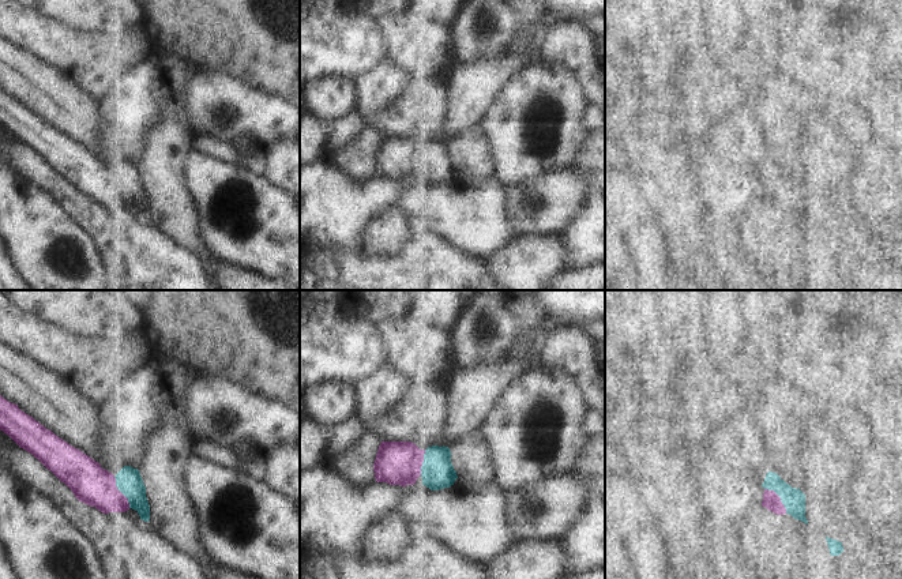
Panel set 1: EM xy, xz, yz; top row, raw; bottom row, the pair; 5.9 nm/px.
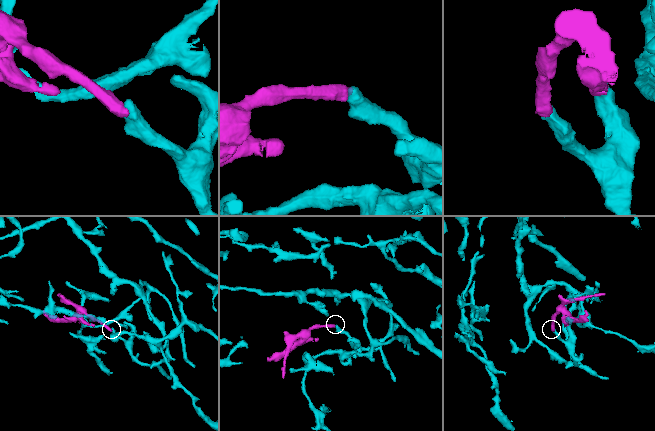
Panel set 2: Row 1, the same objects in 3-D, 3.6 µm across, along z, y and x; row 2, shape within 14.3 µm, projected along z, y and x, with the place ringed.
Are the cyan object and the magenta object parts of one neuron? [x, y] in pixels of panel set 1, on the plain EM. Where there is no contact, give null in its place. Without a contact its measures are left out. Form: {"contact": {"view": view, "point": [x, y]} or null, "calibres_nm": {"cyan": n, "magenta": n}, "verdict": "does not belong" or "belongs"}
{"contact": {"view": "yz", "point": [780, 191]}, "calibres_nm": {"cyan": 130, "magenta": 100}, "verdict": "belongs"}

